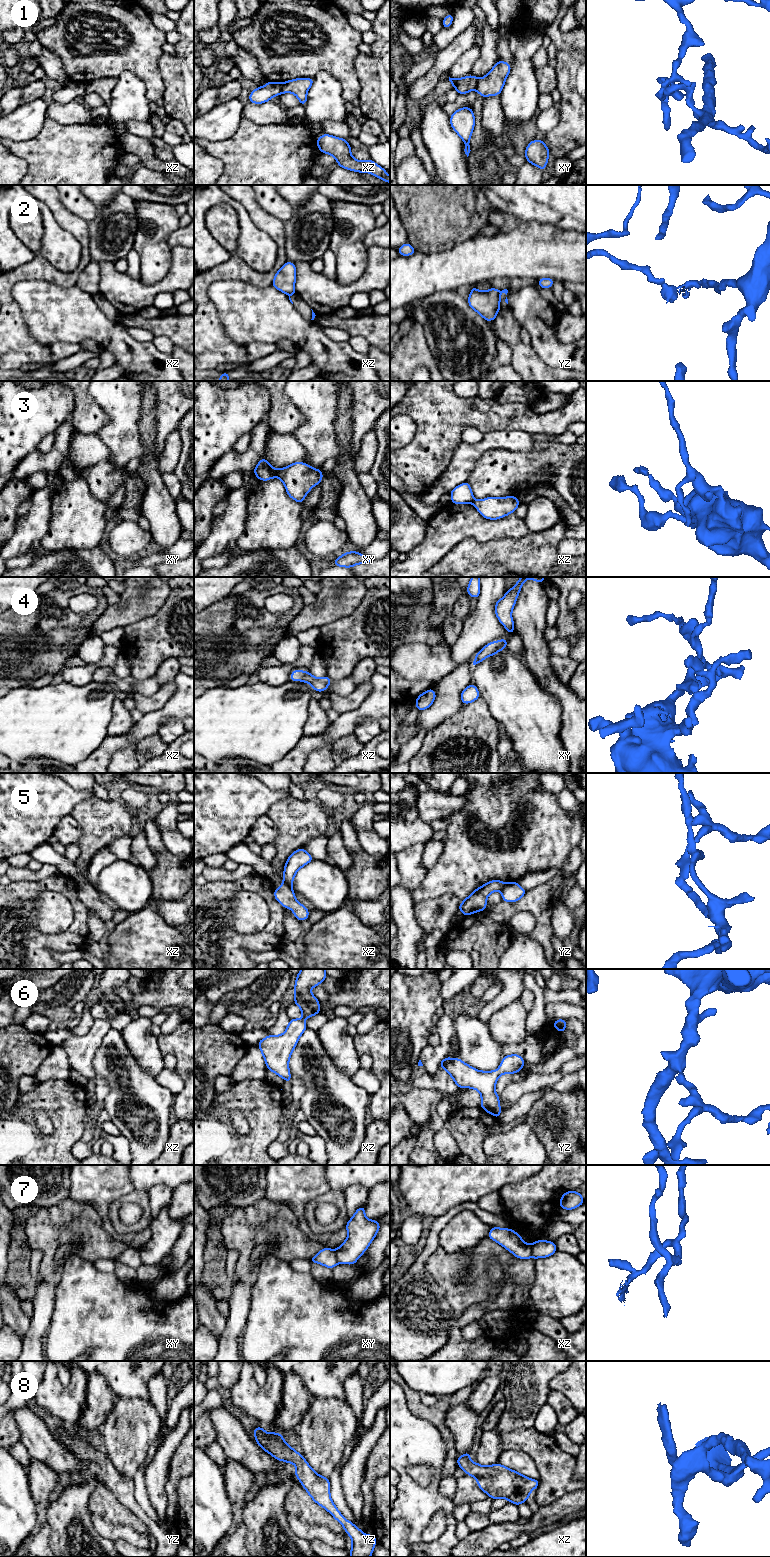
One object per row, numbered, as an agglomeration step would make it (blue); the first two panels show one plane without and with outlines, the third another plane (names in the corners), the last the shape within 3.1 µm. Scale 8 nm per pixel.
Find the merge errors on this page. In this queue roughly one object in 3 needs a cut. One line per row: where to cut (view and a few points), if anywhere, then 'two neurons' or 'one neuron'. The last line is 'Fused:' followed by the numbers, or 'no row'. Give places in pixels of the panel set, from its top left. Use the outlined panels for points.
1: cut xz (280, 83), (281, 92); two neurons
2: cut yz (500, 291), (499, 296); two neurons
3: cut xy (278, 470), (276, 476); two neurons
4: cut none; one neuron
5: cut xz (283, 882), (290, 887); two neurons
6: cut none; one neuron
7: cut xy (334, 1250), (338, 1262); two neurons
8: cut none; one neuron
Fused: 1, 2, 3, 5, 7

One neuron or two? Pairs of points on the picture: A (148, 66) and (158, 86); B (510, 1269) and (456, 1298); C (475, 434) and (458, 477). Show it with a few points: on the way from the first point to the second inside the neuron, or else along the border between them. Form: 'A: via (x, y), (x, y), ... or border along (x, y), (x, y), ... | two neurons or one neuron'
A: via (148, 71), (153, 81) | one neuron
B: via (500, 1285), (494, 1294), (472, 1294) | one neuron
C: border along (484, 434), (476, 443), (462, 441) | two neurons

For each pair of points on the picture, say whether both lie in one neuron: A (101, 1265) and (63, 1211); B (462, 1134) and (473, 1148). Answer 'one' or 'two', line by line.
A: two
B: one

